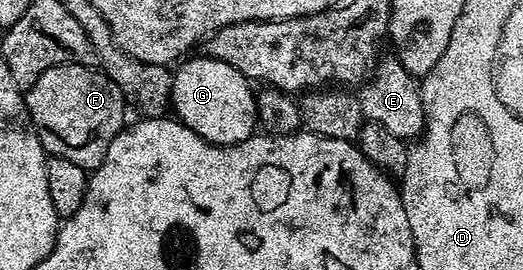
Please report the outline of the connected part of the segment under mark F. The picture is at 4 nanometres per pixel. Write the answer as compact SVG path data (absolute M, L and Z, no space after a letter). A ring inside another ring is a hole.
M74 63L55 65L47 69L47 73L43 73L43 77L35 81L35 85L28 87L24 97L33 128L37 130L46 156L75 161L75 165L79 165L87 173L96 171L103 157L107 157L107 145L115 141L115 137L127 123L127 118L125 119L127 104L119 85L115 85L115 81L111 81L111 77L107 77L105 72L97 67Z

